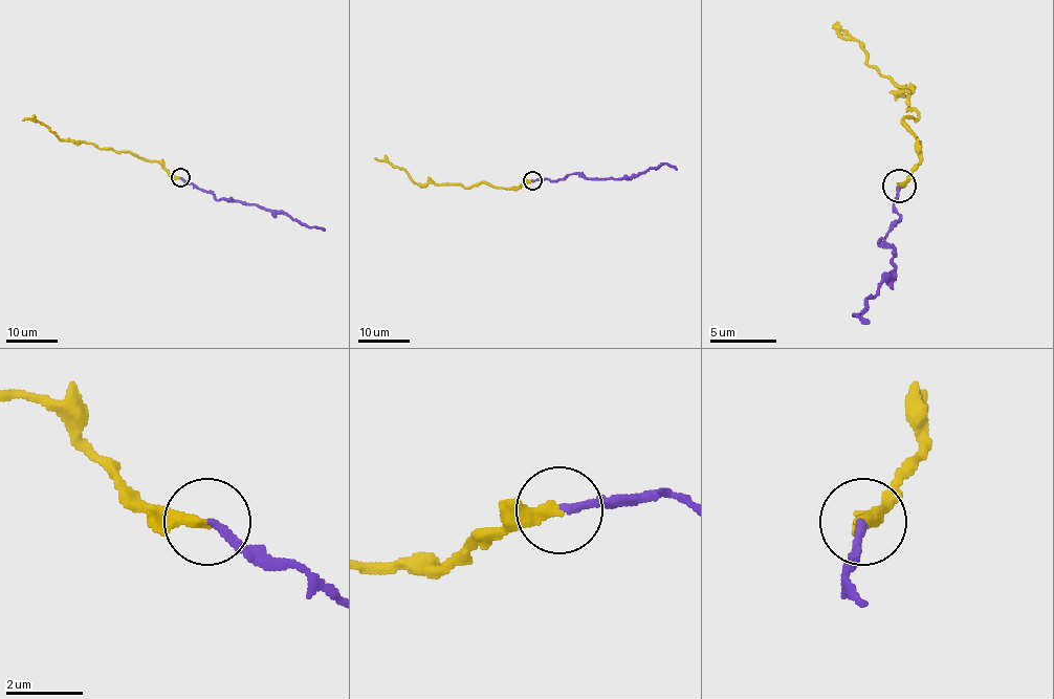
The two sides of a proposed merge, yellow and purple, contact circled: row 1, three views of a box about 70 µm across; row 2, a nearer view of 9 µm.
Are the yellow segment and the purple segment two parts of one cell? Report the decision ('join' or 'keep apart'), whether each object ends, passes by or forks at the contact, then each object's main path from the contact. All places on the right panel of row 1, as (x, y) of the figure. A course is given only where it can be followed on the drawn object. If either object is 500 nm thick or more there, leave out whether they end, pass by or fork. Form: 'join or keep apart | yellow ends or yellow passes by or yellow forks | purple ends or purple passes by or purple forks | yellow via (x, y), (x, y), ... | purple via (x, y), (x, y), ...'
join | yellow ends | purple ends | yellow via (900, 187), (920, 160), (903, 119), (917, 116), (907, 110), (910, 89), (840, 36) | purple via (900, 187), (894, 200), (900, 214), (883, 244), (880, 240), (894, 247), (894, 270), (853, 314), (870, 324)

